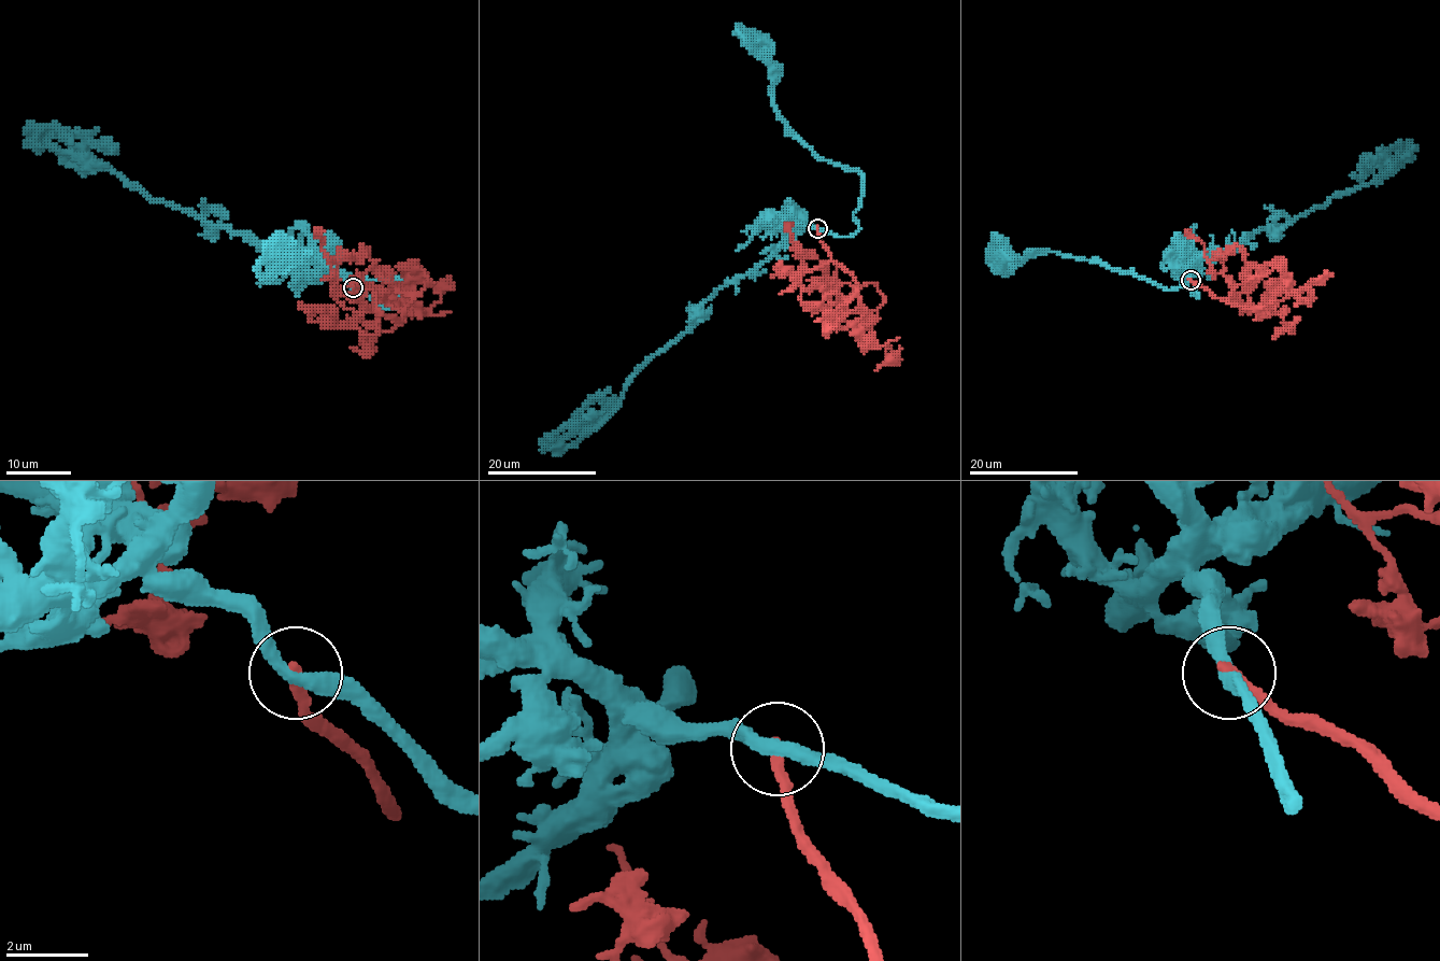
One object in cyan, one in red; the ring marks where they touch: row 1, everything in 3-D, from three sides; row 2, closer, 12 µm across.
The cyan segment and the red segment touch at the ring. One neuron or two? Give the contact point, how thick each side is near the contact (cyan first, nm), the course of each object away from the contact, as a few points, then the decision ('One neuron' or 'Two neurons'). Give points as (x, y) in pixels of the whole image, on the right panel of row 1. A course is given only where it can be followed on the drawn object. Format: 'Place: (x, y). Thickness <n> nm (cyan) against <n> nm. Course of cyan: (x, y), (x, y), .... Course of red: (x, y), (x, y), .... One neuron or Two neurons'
Place: (1191, 280). Thickness 340 nm (cyan) against 280 nm. Course of cyan: (1189, 280), (1197, 297), (1182, 286), (1164, 290), (1134, 272), (1056, 252), (1029, 252), (1017, 257), (997, 248). Course of red: (1189, 280), (1240, 307), (1258, 310), (1260, 305), (1255, 319), (1267, 313), (1235, 297), (1240, 292). Two neurons

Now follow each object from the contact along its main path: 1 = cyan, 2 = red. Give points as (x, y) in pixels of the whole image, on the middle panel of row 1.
1: (816, 227), (852, 235), (861, 175), (822, 160), (788, 126), (771, 94), (770, 55), (764, 40), (753, 34)
2: (816, 227), (857, 293), (804, 305), (803, 290), (792, 286), (795, 276), (770, 278)

